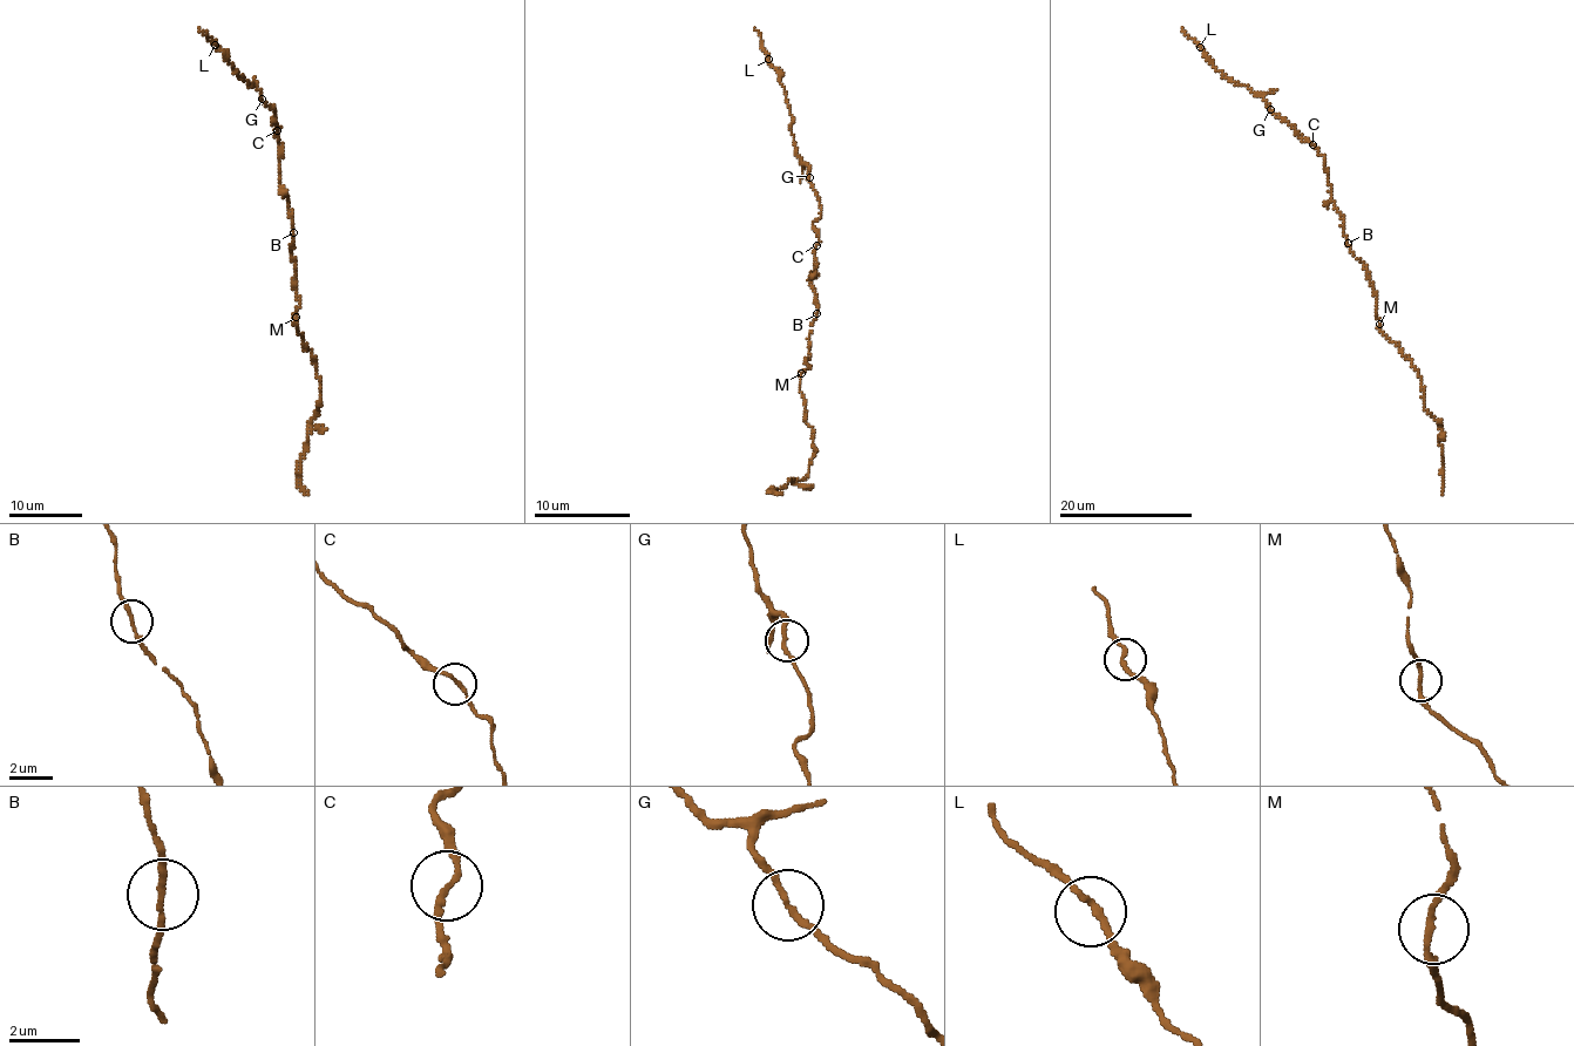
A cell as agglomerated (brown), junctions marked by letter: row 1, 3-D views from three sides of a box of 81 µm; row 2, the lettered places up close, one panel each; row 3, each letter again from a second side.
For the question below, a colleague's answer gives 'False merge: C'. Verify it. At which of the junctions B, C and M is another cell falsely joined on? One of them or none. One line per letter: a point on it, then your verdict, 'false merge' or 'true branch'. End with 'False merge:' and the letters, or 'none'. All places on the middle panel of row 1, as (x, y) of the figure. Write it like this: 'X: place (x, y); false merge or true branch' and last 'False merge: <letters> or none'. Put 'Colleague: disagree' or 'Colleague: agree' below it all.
B: place (816, 313); true branch
C: place (816, 245); true branch
M: place (801, 373); true branch
False merge: none
Colleague: disagree

